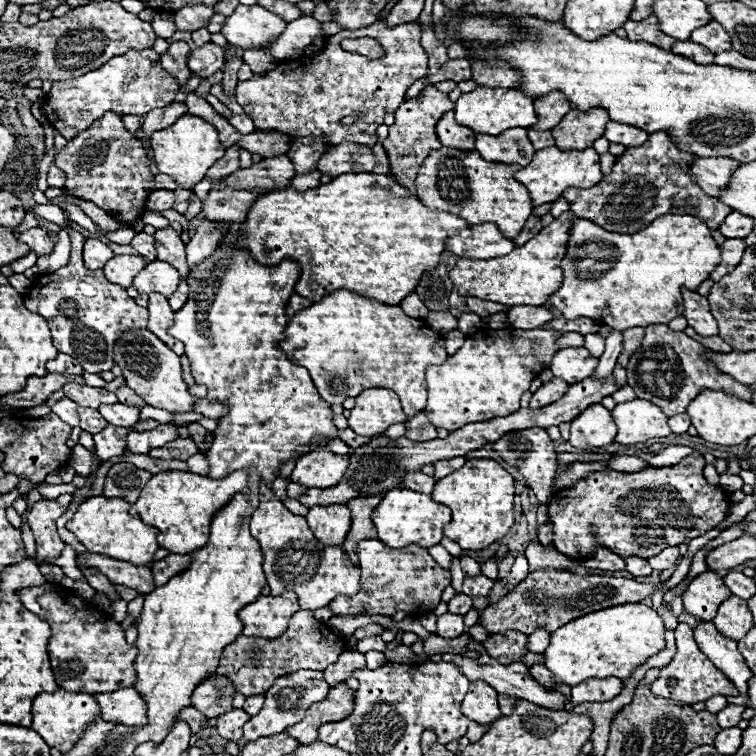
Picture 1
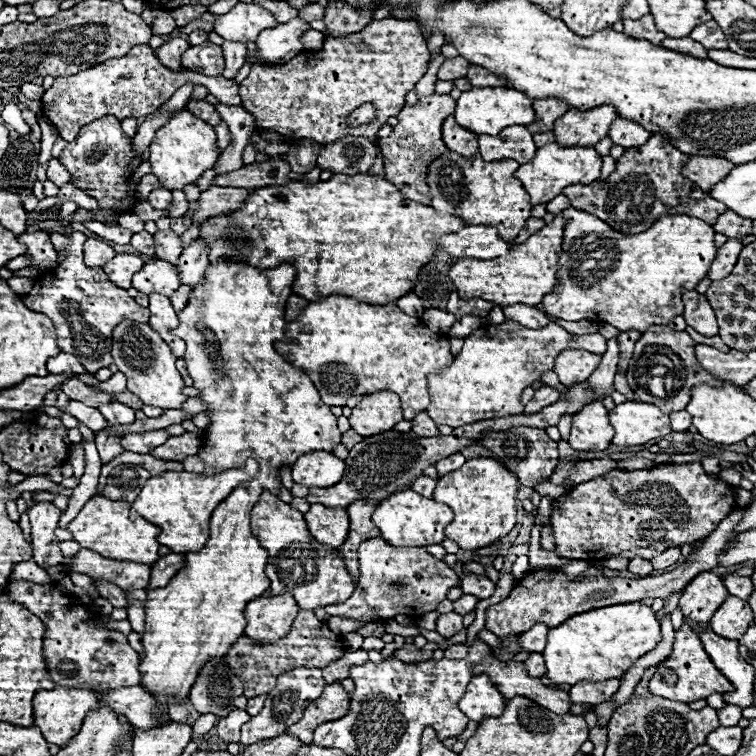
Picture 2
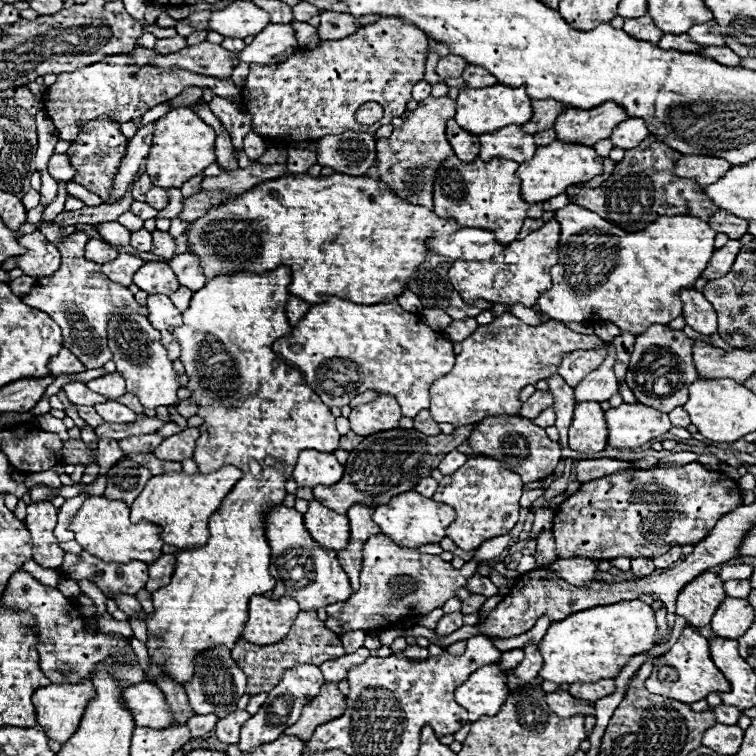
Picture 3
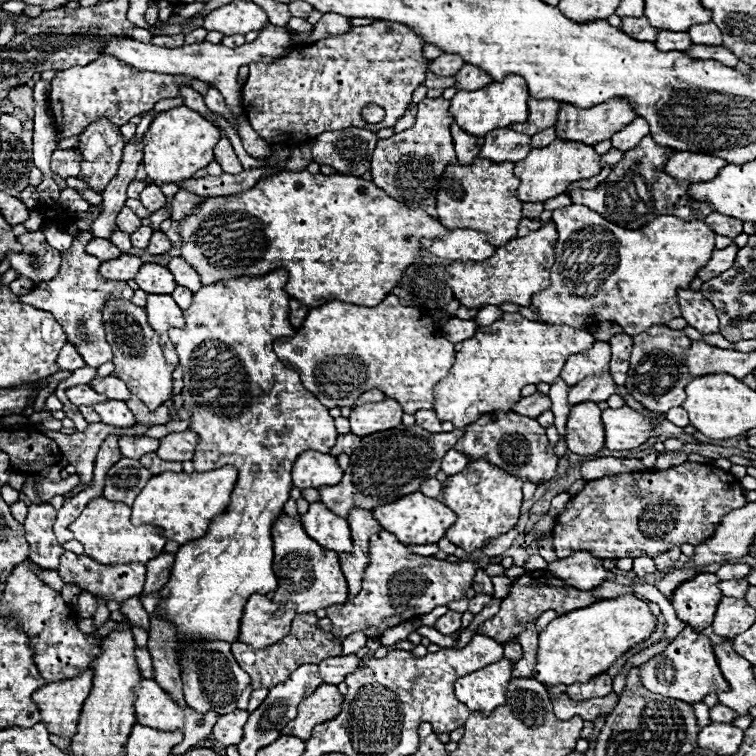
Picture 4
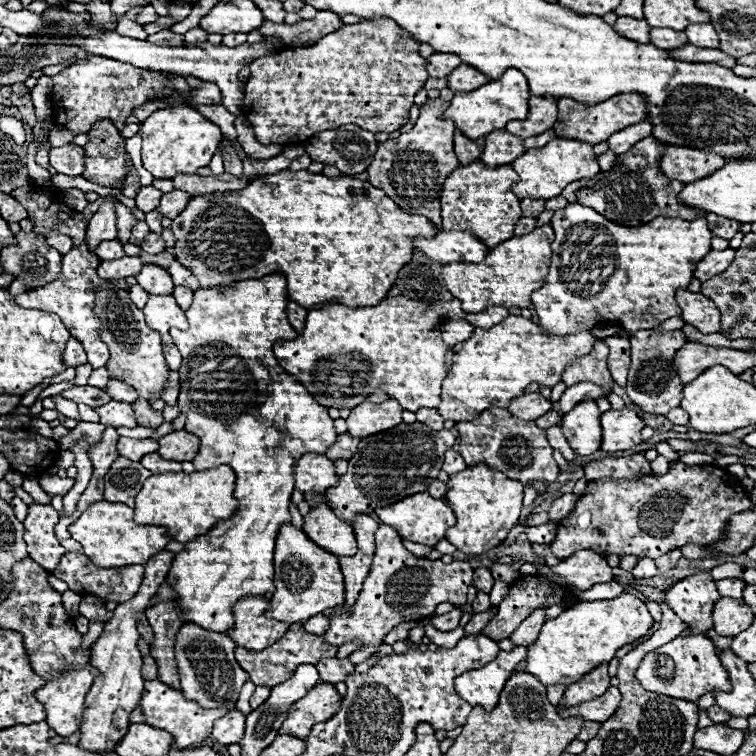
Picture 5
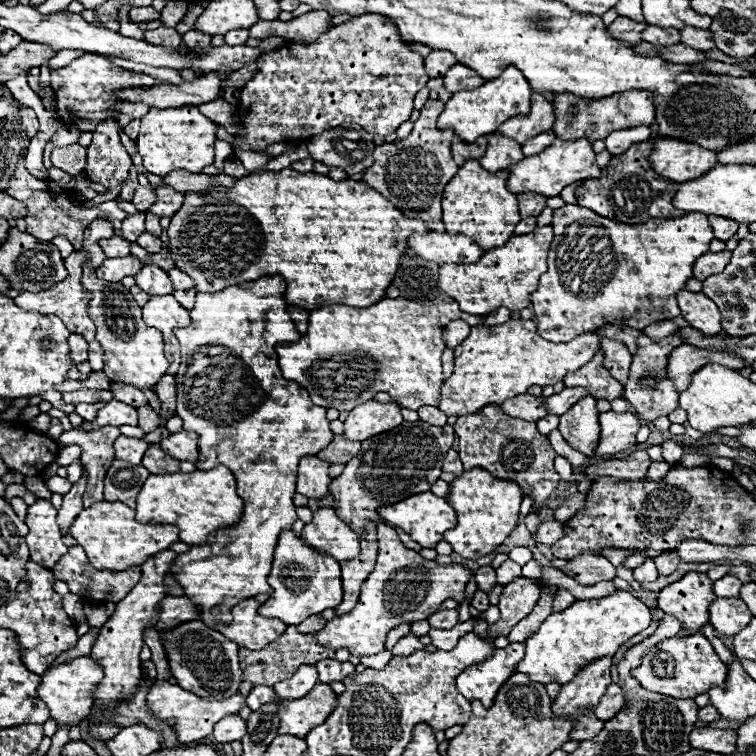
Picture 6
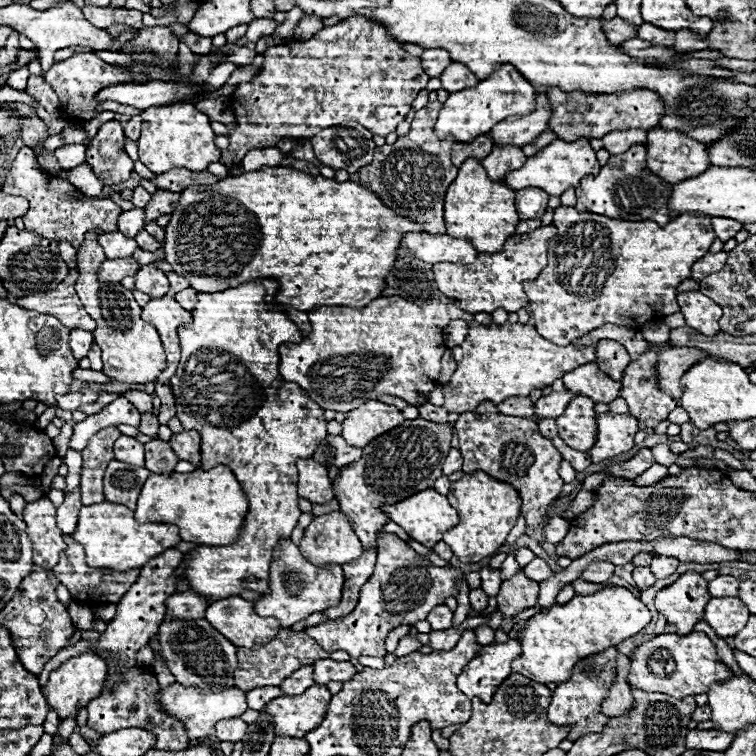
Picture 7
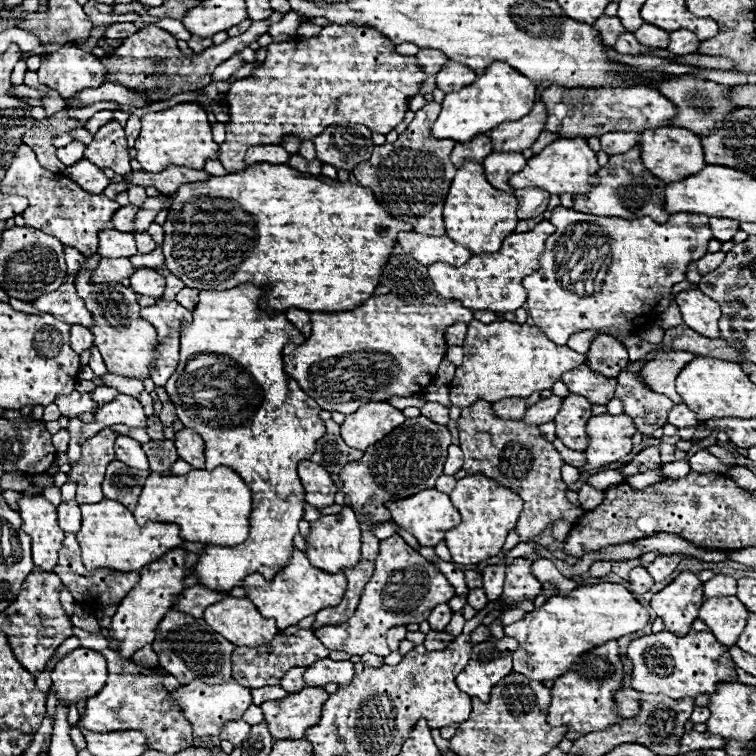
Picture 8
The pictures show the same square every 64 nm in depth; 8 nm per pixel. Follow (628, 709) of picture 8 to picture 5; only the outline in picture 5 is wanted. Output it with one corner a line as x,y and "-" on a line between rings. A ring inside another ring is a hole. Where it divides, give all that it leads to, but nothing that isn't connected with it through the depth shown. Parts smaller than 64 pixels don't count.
610,686
608,692
600,698
596,698
594,702
588,704
580,704
568,710
560,710
560,716
582,716
584,720
594,720
594,722
604,722
608,716
612,716
612,712
616,712
620,704
620,692
616,686

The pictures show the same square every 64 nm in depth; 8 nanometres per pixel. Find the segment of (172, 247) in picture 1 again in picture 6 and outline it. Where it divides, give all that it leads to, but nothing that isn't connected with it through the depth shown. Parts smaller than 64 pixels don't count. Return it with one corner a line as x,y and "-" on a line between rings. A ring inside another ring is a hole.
144,232
144,234
140,234
138,236
138,240
136,240
136,244
138,246
142,246
146,252
150,252
150,254
154,254
154,252
160,252
162,250
162,240
160,238
156,238
156,236
152,236
152,234
148,234
148,232

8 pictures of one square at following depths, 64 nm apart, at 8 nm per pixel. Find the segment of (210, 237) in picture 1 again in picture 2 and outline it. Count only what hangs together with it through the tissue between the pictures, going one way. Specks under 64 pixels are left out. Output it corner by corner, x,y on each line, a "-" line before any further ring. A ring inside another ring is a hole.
198,240
192,242
188,248
182,250
176,270
180,276
180,282
186,286
198,286
204,280
204,272
208,268
208,248
200,244

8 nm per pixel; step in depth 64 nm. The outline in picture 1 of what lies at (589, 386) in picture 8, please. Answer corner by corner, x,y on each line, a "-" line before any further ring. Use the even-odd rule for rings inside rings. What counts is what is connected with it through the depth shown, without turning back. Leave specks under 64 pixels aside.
564,348
560,350
550,364
550,370
556,378
562,378
568,384
576,384
594,374
598,358
590,356
586,348

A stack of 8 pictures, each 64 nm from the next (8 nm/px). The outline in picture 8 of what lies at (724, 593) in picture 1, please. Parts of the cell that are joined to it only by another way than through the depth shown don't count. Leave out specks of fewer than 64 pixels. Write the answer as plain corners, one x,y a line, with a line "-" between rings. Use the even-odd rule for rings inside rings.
680,572
672,584
652,596
650,608
658,618
662,618
666,632
684,636
688,634
692,622
698,618
698,610
704,600
702,582
696,578
696,574

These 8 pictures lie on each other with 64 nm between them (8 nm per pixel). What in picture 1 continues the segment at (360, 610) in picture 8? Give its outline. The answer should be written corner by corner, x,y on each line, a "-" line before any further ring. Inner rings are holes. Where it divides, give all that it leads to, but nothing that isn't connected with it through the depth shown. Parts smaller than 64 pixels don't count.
378,538
362,540
358,544
358,558
360,558
360,570
362,570
360,590
354,596
338,596
336,600
332,600
332,604
328,606
332,614
392,616
402,610
410,616
422,616
422,614
434,612
434,608
442,600
444,588
452,584
450,570
434,562
428,550
420,546
388,548

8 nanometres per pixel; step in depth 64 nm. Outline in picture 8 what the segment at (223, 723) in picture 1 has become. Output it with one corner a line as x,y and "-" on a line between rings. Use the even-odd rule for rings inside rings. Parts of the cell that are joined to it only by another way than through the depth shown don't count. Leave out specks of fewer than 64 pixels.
234,720
234,722
228,722
228,724
222,728
220,738
222,738
222,740
230,740
234,746
240,746
240,744
246,740
248,732
250,732
250,724
248,724
248,722
244,722
244,720

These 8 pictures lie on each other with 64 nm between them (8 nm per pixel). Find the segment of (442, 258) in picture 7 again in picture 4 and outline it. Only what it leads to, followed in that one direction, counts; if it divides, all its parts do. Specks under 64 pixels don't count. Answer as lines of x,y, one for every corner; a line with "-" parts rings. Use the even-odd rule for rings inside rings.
452,230
444,238
420,240
422,248
444,260
482,262
496,252
496,246
488,242
488,236
476,230

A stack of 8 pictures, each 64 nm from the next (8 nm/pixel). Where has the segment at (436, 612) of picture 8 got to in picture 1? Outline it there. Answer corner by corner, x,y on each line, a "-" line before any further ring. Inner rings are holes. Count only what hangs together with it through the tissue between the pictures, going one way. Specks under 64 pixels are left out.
450,612
438,616
438,622
436,622
436,628
438,628
438,630
436,630
436,634
438,634
438,636
444,636
444,638
456,638
456,636
460,636
460,634
464,632
462,618
464,618
464,616
460,616
460,614
450,614

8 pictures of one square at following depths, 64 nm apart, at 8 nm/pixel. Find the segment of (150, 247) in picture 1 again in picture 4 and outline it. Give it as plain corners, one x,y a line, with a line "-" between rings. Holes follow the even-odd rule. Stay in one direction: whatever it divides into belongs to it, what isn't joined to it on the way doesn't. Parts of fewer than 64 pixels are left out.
140,226
134,234
130,234
132,246
134,246
134,248
146,248
150,234
152,234
152,228
150,228
150,226

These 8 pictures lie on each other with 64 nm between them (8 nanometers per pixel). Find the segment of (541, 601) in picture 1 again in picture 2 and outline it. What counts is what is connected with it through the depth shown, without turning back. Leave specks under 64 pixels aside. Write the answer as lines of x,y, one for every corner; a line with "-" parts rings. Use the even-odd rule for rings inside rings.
746,508
734,510
730,512
712,534
708,534
708,538
702,542
700,548
696,548
684,564
680,564
676,570
666,572
660,576
647,576
640,580
626,580
626,578
584,578
584,580
568,580
560,570
536,570
536,572
528,572
522,580
518,580
518,584
514,586
514,590
510,592
510,596
494,606
490,606
486,610
486,630
490,630
496,636
508,636
508,632
526,632
530,630
536,622
546,622
550,628
562,624
564,620
572,618
578,612
588,612
594,608
602,608
602,606
612,606
612,604
624,604
624,602
640,602
642,598
662,598
668,600
668,596
678,594
692,578
696,578
700,572
712,570
714,566
718,566
718,560
722,556
722,552
726,552
728,544
732,544
734,536
734,528
738,526
738,522
744,518

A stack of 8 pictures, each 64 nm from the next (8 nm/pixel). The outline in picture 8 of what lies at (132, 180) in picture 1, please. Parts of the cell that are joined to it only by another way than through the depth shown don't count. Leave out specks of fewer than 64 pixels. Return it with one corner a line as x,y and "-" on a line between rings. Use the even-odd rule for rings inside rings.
116,120
104,124
96,132
94,142
86,146
84,158
98,168
112,168
116,174
126,176
130,172
130,154
124,128

